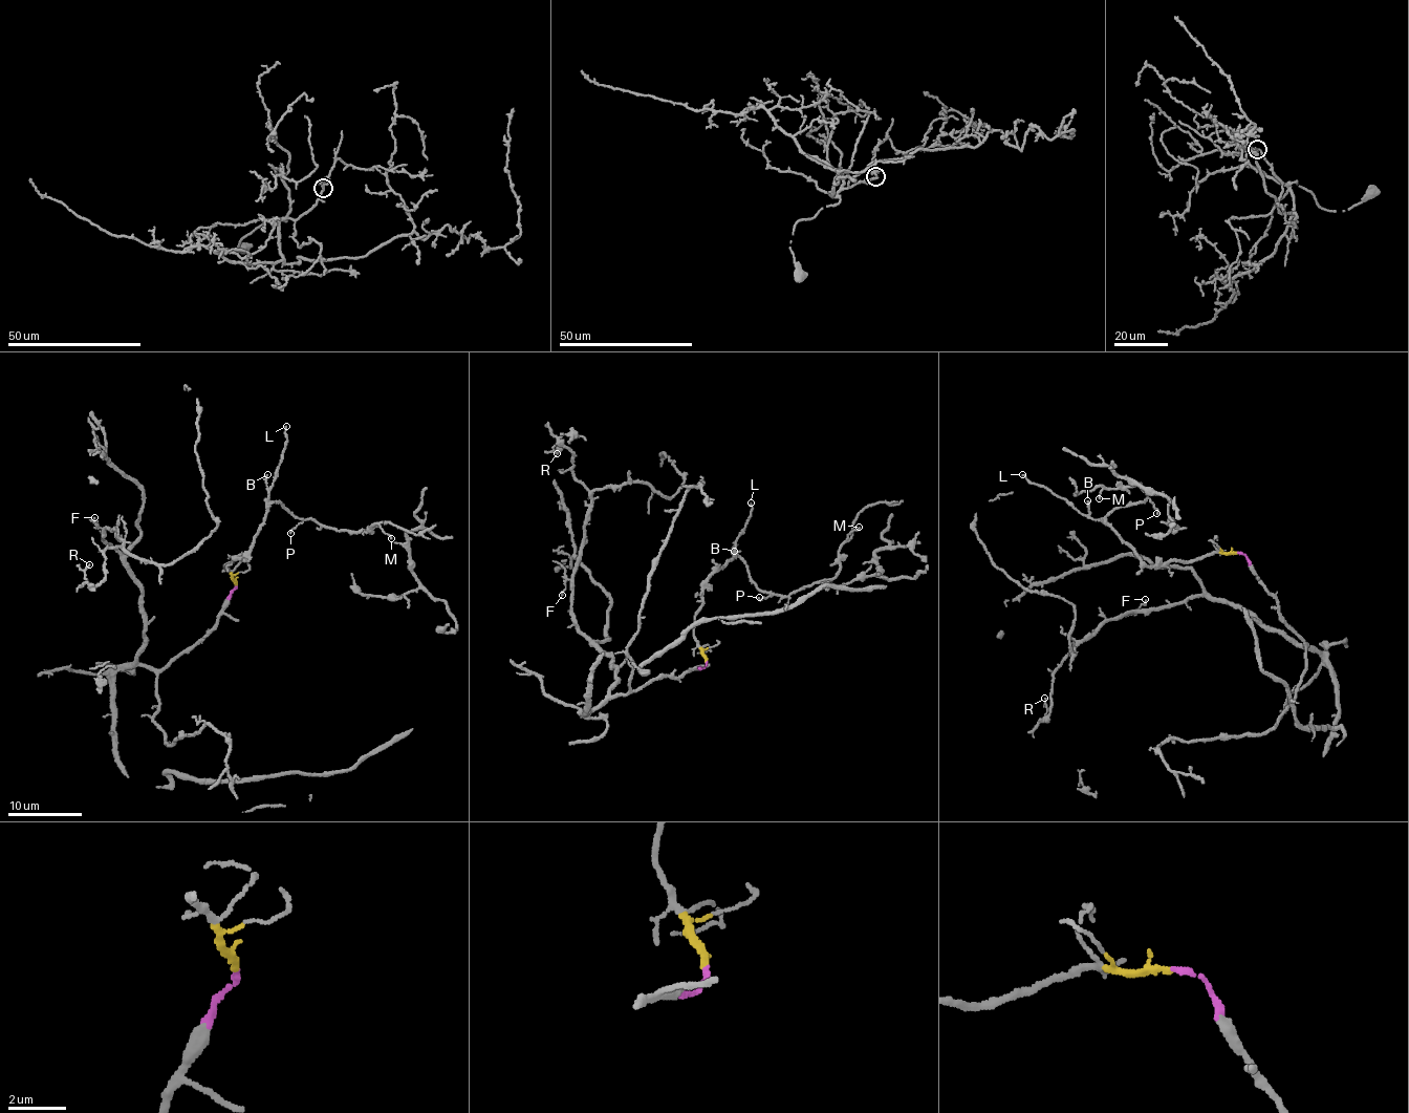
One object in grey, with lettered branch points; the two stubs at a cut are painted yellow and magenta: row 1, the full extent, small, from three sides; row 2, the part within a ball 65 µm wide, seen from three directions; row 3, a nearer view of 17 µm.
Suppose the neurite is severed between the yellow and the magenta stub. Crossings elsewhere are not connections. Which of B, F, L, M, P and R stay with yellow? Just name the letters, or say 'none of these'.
B, L, M, P

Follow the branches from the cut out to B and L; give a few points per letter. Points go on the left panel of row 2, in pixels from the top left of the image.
B: (235, 583), (224, 563), (233, 561), (235, 555), (240, 557), (246, 554), (265, 514), (267, 474)
L: (235, 583), (224, 563), (233, 561), (235, 555), (246, 554), (265, 514), (287, 441), (285, 426)

